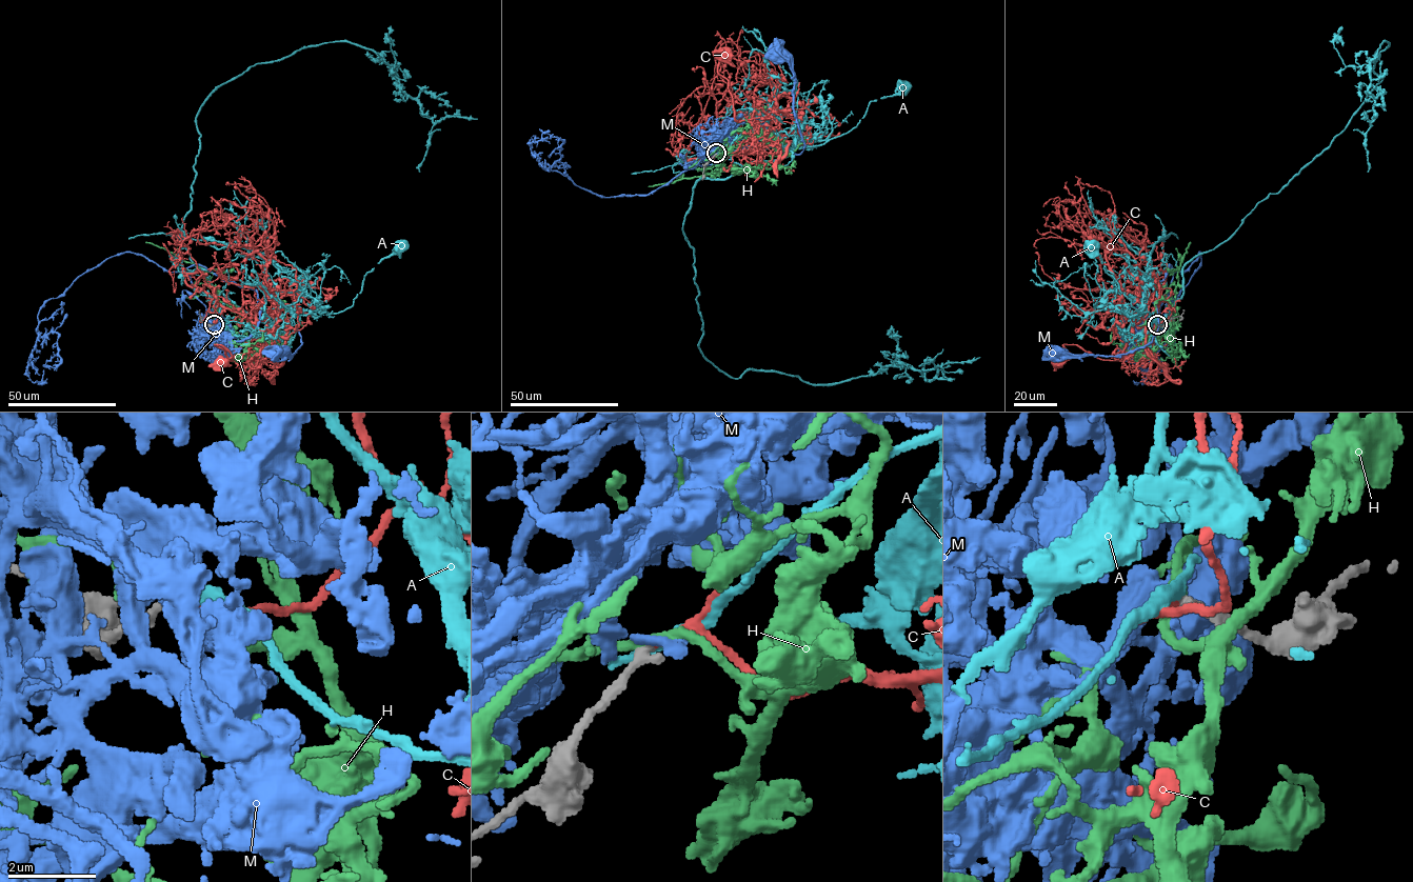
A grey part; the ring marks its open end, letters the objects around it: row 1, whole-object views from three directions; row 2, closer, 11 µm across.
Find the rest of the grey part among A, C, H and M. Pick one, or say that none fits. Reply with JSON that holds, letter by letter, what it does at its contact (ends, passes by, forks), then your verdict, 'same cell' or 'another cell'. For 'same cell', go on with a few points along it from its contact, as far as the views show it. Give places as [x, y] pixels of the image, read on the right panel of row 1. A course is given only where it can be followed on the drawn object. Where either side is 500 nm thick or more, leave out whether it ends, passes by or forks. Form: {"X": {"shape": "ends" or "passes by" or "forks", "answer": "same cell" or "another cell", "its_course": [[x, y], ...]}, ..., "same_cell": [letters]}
{"A": {"shape": "passes by", "answer": "another cell"}, "C": {"shape": "ends", "answer": "same cell", "its_course": [[1157, 324], [1151, 340], [1125, 345], [1122, 360], [1065, 344], [1070, 356], [1056, 362]]}, "H": {"shape": "passes by", "answer": "another cell"}, "M": {"shape": "forks", "answer": "another cell"}, "same_cell": ["C"]}

